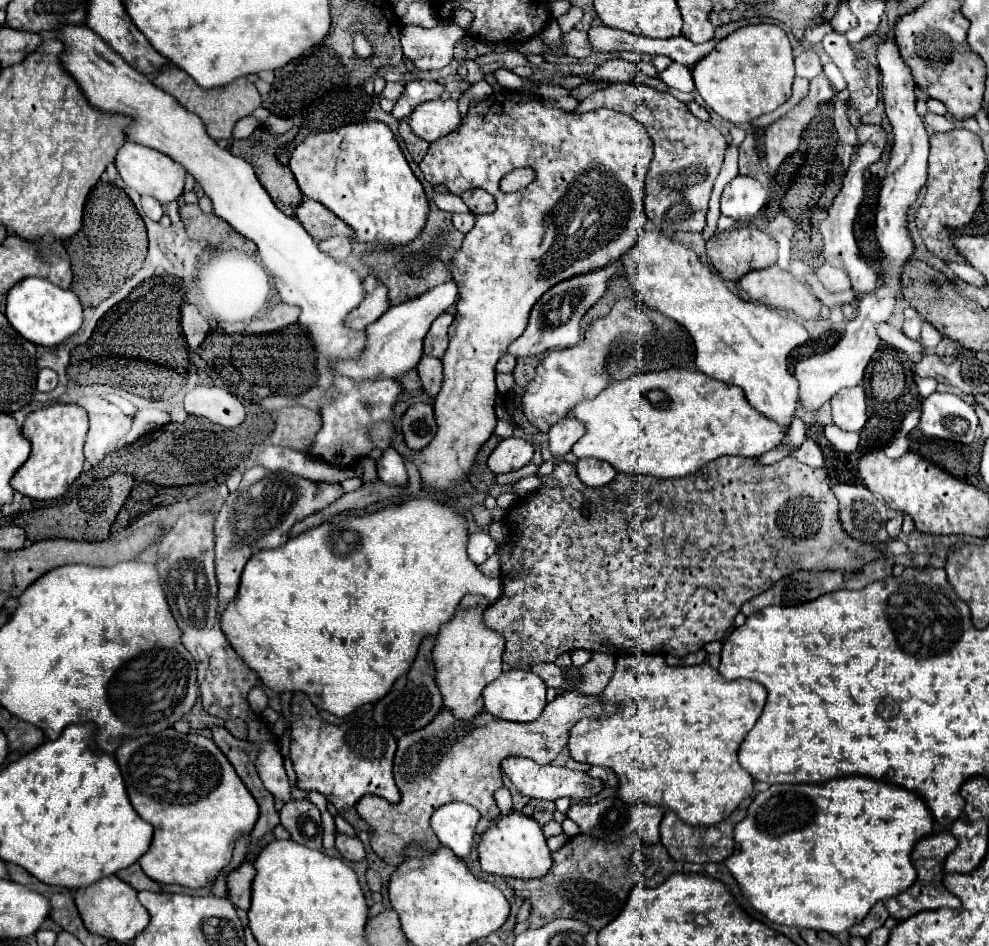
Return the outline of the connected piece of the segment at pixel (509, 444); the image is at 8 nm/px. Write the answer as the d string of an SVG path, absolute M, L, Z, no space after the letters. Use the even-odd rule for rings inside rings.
M508 437L502 439L500 445L492 451L492 455L488 457L488 467L494 475L510 473L528 465L532 455L534 455L534 447L526 439Z

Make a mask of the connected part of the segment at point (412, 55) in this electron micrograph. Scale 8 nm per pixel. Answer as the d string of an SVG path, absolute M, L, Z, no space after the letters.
M440 23L434 29L404 25L400 33L402 51L420 71L442 69L452 59L452 49L464 31L456 23Z

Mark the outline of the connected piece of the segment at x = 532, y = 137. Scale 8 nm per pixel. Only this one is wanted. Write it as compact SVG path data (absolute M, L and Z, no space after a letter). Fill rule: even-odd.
M506 89L502 93L492 93L488 99L470 105L468 117L464 119L460 129L450 133L448 137L442 137L440 141L434 141L430 145L426 157L418 163L422 173L424 173L424 177L426 177L426 181L432 183L432 185L442 183L442 185L446 185L450 189L451 193L458 196L464 192L464 189L474 189L474 187L476 189L484 189L484 191L490 193L496 199L496 211L488 213L488 215L478 215L476 217L474 229L470 233L466 233L462 247L452 257L454 279L456 279L456 285L458 285L458 303L456 303L454 323L450 325L450 331L448 331L450 345L448 345L448 349L446 349L446 353L442 357L442 363L444 363L444 383L442 383L440 393L434 397L434 417L436 417L436 423L438 423L438 433L430 441L430 445L420 449L420 451L410 451L404 442L401 431L396 430L393 437L392 446L401 455L404 455L404 459L412 461L418 467L422 485L426 485L428 489L434 489L434 493L438 493L438 495L446 495L446 493L454 491L456 485L462 485L468 479L480 447L488 441L488 437L492 435L492 431L496 427L496 415L494 415L496 363L508 351L510 343L514 339L518 339L520 333L524 333L524 329L528 327L530 309L540 299L540 295L544 295L552 285L556 285L556 281L562 281L564 277L572 277L576 273L586 273L588 269L600 269L600 265L608 265L608 263L620 259L636 243L644 223L646 223L644 203L642 201L644 201L644 177L646 177L650 161L652 161L652 139L648 137L648 131L638 121L634 121L632 117L622 115L622 113L614 113L612 109L598 109L598 111L590 111L590 113L582 113L582 115L564 113L558 107L554 107L554 103L548 101L548 99L546 101L544 99L520 101L520 97L516 97L516 91L512 91L512 89ZM522 167L532 167L536 171L534 183L530 183L526 189L520 189L520 191L516 192L505 193L500 191L500 187L498 187L500 179L504 175L508 175L510 171L522 169Z

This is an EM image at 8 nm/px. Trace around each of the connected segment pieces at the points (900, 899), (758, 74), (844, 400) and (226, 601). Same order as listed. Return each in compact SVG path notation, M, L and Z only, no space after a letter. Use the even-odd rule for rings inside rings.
M936 831L936 833L918 841L918 845L912 851L912 863L914 863L914 869L918 873L914 885L908 887L904 893L886 901L886 909L894 919L902 921L902 919L908 919L908 917L912 917L920 911L936 911L936 909L942 909L942 907L948 907L948 909L958 909L960 907L960 899L956 895L948 893L942 885L944 861L954 849L956 849L956 839L952 837L950 831Z
M766 23L746 25L738 31L734 31L732 35L724 37L710 55L702 57L692 67L692 77L694 77L696 91L700 93L700 97L706 101L706 105L714 113L718 113L722 119L726 119L734 125L748 123L752 119L758 119L760 115L774 111L790 97L792 81L794 81L794 57L792 57L790 39L784 33L784 29L780 29L778 25L766 25Z
M860 385L840 389L840 393L832 397L832 419L844 431L860 431L864 427L868 415L866 415L866 395Z
M260 465L248 467L244 471L240 489L230 493L214 523L216 541L216 579L218 579L218 615L236 599L240 575L246 561L254 551L276 549L288 541L288 529L310 513L324 509L344 495L340 485L316 485L314 481L304 481L292 473L268 473Z

